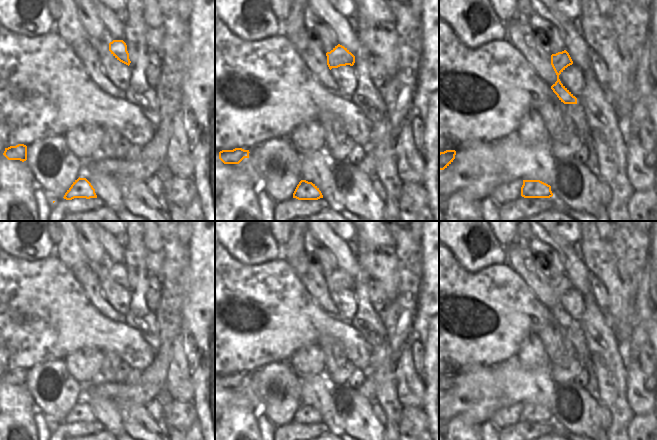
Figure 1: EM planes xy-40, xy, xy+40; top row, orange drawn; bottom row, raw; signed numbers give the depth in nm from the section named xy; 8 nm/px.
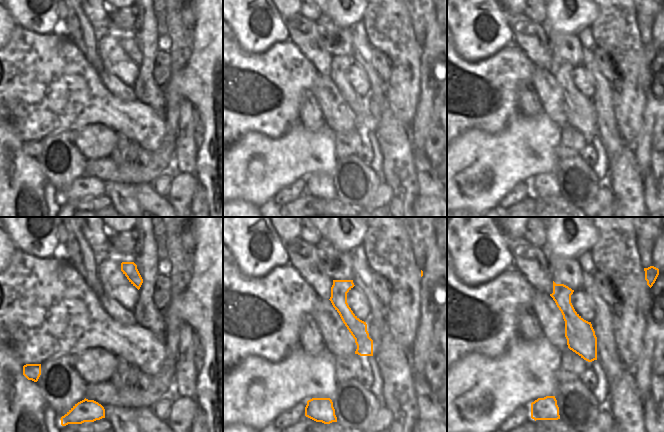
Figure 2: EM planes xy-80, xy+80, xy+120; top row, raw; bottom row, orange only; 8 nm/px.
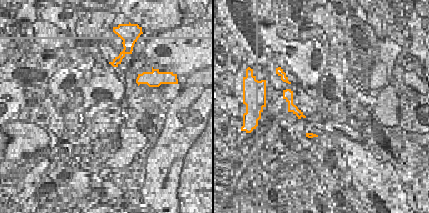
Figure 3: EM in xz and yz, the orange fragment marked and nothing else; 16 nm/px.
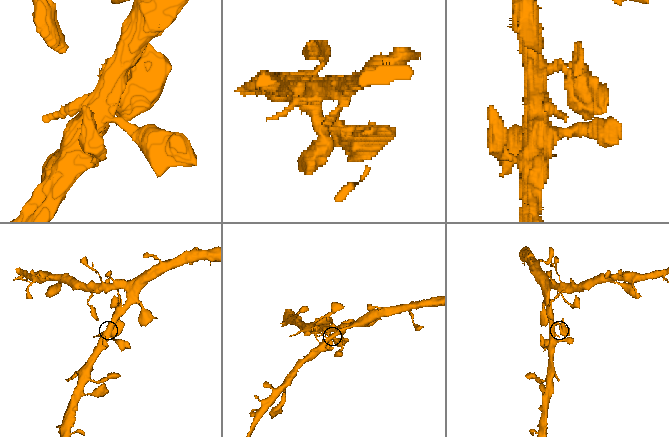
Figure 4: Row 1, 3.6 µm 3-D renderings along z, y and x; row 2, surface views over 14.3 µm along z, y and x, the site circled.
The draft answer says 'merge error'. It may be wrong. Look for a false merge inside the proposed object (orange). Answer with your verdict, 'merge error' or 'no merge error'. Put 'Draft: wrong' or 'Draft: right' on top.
Draft: wrong
no merge error

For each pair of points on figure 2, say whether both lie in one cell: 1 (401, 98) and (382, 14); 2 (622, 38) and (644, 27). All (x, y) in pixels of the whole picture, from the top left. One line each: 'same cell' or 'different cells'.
1: same cell
2: different cells

